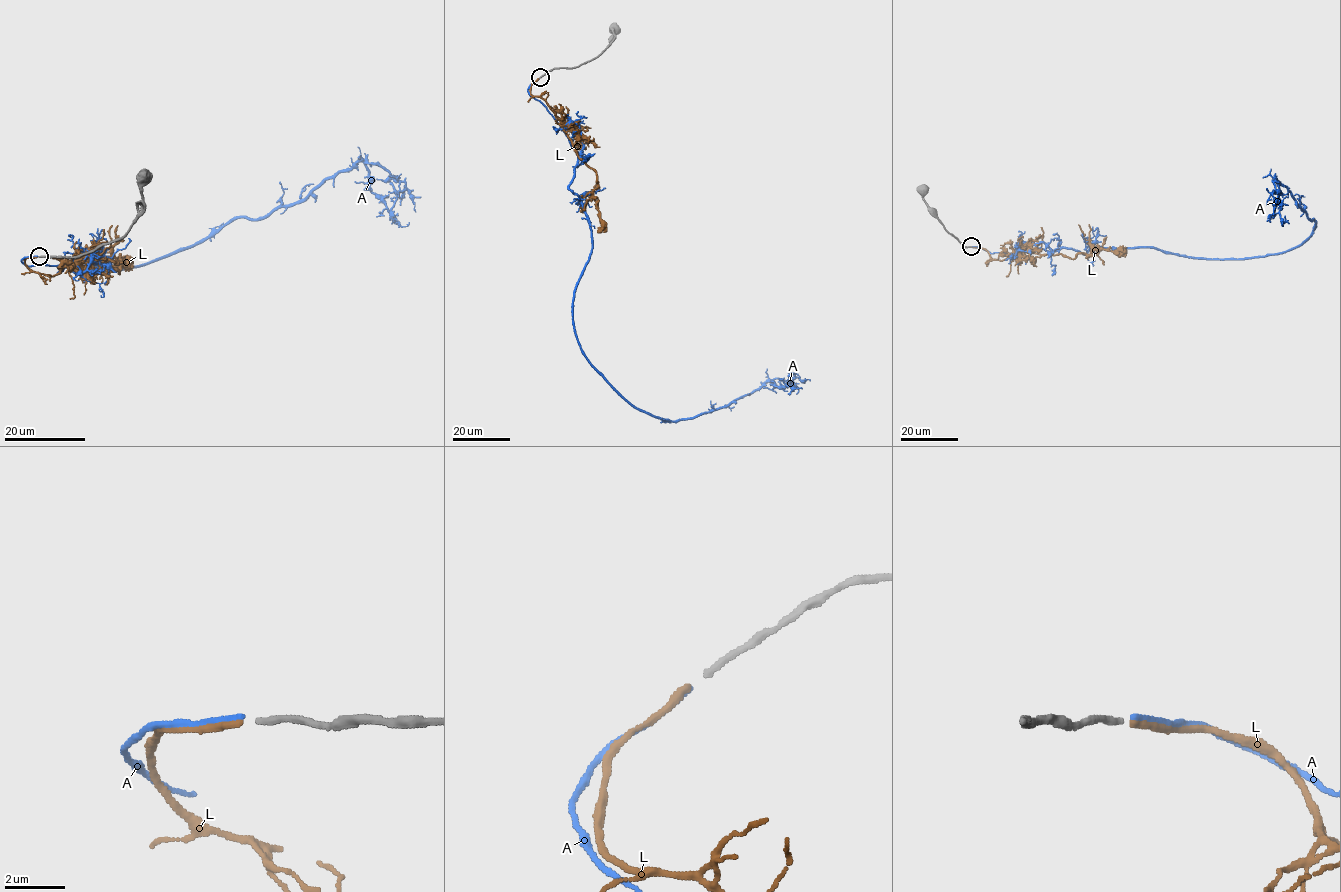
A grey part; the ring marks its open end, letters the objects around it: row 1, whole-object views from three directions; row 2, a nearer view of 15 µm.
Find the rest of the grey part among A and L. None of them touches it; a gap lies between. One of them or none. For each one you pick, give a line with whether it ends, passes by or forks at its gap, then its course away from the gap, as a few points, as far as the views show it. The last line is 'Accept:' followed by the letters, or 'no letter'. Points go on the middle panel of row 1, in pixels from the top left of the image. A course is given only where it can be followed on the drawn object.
L: it ends there; it runs (538, 78), (530, 94), (541, 97), (559, 119), (576, 154), (596, 174), (592, 195), (601, 224), (597, 232)
Accept: L

